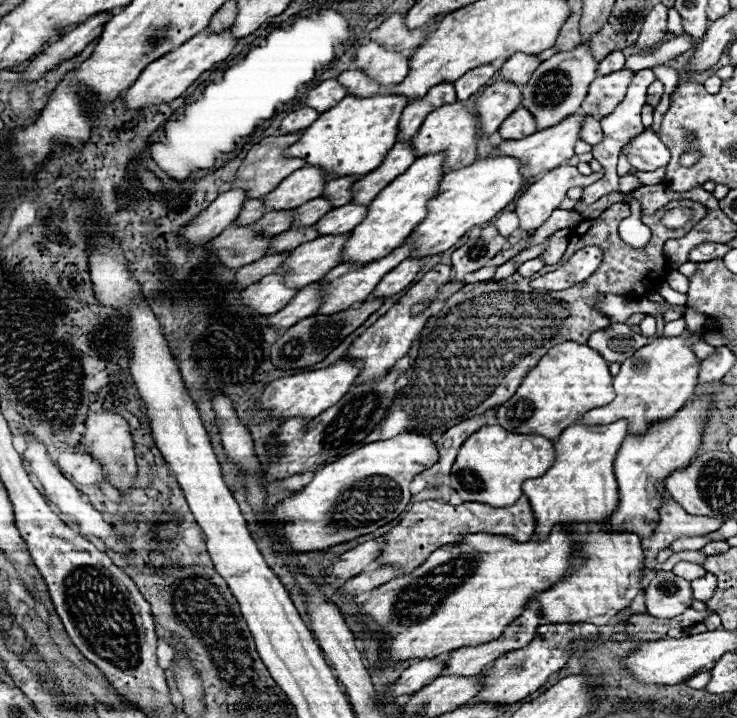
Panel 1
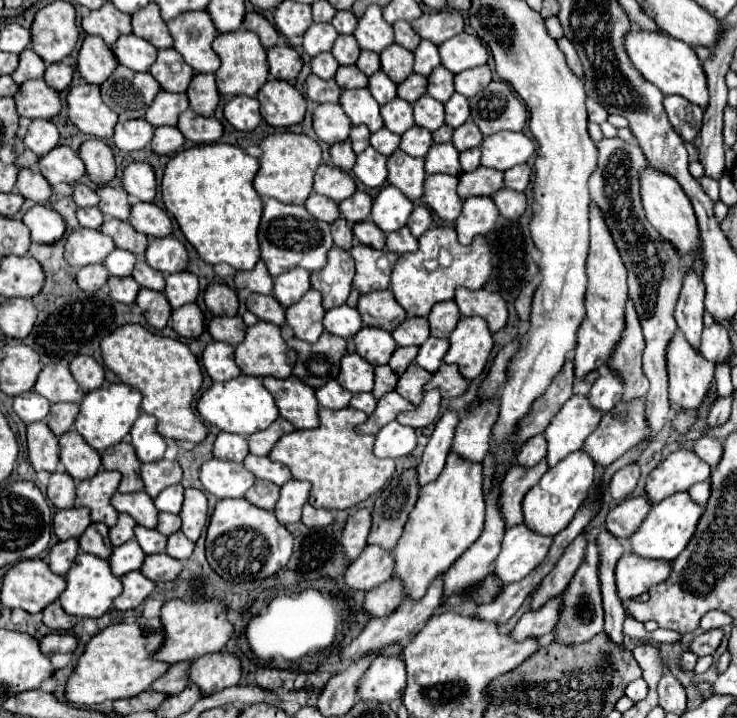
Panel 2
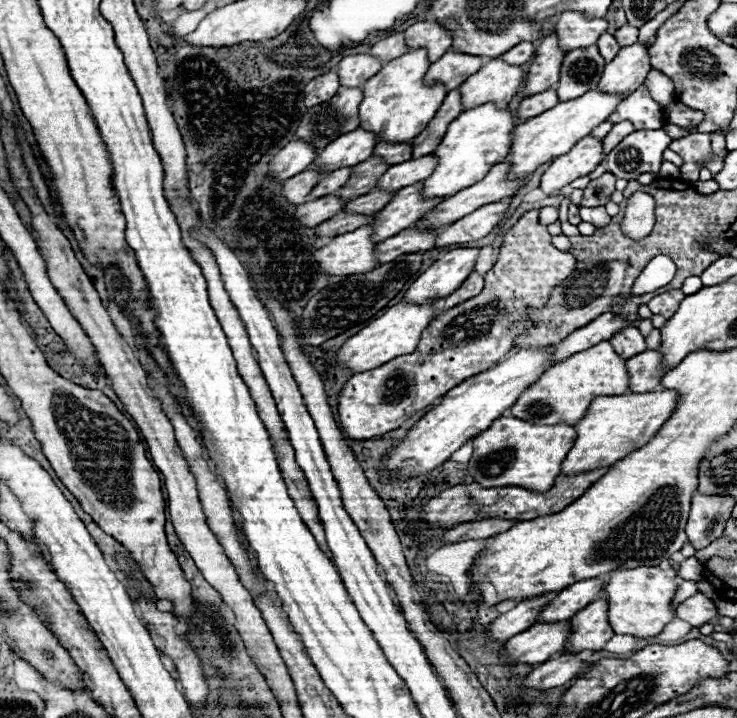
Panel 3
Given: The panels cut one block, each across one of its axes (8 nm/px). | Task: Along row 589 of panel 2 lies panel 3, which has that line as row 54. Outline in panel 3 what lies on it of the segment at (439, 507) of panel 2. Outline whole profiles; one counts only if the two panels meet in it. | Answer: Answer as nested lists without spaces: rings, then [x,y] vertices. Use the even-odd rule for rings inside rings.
[[[416,48],[406,52],[400,58],[394,58],[382,66],[382,70],[366,80],[364,84],[364,100],[360,104],[360,126],[378,134],[378,140],[412,140],[426,126],[428,120],[436,114],[436,108],[444,102],[448,94],[446,86],[434,82],[432,86],[424,82],[428,72],[428,52],[424,48]]]

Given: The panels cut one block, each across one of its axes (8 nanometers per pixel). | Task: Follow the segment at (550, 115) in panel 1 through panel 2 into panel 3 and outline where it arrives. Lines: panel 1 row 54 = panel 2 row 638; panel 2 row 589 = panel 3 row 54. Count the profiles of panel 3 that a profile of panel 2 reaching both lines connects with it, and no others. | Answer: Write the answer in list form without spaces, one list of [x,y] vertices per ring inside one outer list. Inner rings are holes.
[[[596,46],[570,50],[562,62],[560,82],[558,82],[558,98],[574,100],[588,92],[588,88],[596,88],[600,76],[604,72],[604,58],[600,56]]]

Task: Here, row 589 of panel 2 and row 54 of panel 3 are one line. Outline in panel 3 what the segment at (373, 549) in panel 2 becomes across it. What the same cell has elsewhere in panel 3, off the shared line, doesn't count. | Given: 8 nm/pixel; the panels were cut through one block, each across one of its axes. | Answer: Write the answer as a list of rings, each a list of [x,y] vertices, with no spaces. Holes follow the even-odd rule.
[[[370,52],[344,56],[338,64],[338,76],[342,86],[362,86],[368,78],[372,78],[382,68],[382,62]]]

